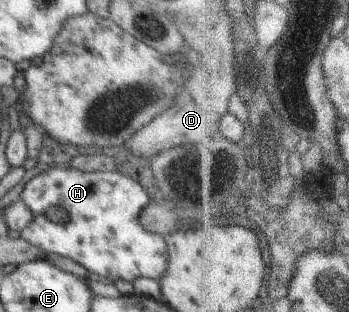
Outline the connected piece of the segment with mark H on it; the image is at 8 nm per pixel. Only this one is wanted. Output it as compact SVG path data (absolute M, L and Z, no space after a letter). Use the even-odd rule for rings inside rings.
M69 163L50 166L38 177L32 177L24 184L22 201L32 211L32 223L20 232L21 238L28 244L38 245L45 253L70 257L88 271L108 277L112 281L122 279L136 281L139 277L155 279L157 282L167 270L168 247L163 235L150 233L140 223L140 211L145 209L150 197L140 182L132 177L114 171L76 171Z

